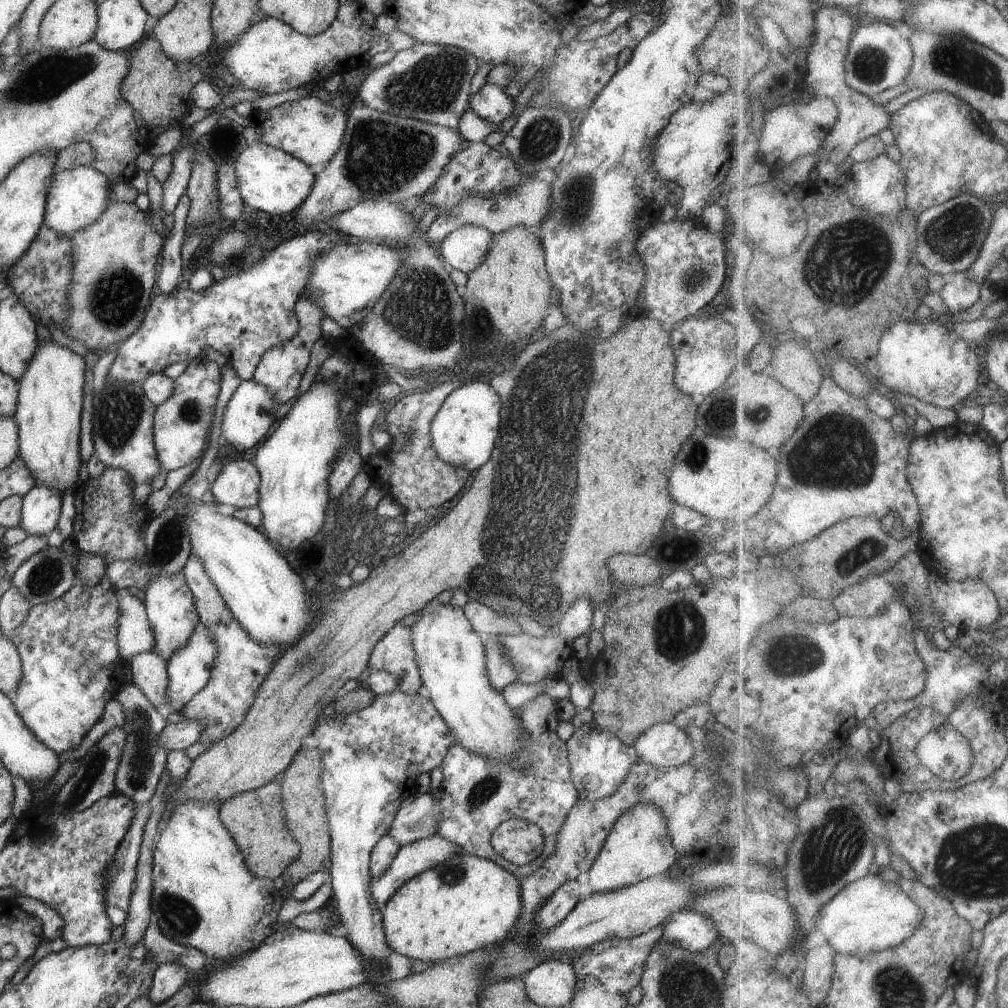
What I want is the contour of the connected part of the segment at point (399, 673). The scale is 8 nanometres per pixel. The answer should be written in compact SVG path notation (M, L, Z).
M424 611L405 616L386 632L372 649L367 664L368 671L386 671L395 676L397 688L409 695L422 689L412 633L417 617Z

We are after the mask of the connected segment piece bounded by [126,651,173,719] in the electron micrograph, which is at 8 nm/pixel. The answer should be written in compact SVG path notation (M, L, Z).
M150 651L134 655L126 664L129 667L130 683L136 685L166 719L168 714L173 713L165 693L169 683L167 660Z

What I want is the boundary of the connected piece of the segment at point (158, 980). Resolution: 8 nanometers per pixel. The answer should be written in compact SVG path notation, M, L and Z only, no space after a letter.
M161 963L153 974L153 983L147 996L154 1005L166 1002L187 982L189 970L178 963Z

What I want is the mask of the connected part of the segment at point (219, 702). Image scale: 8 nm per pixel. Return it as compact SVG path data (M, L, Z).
M231 616L224 623L213 627L217 644L217 657L213 664L211 679L179 710L189 721L203 725L198 742L214 744L232 734L242 722L255 701L260 685L266 680L273 664L280 658L282 648L278 645L260 644Z

